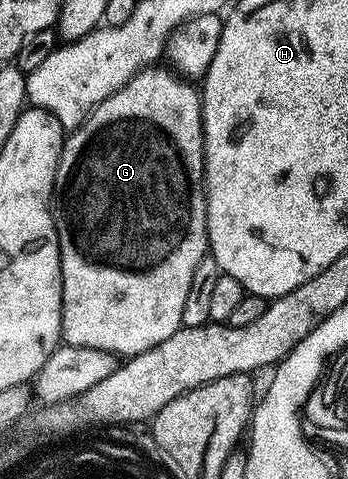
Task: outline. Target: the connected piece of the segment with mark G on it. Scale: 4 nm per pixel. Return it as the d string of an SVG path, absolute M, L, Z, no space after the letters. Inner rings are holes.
M142 69L133 78L123 84L113 95L107 96L104 106L114 107L117 111L129 111L132 107L142 107L145 112L129 111L125 119L113 115L109 127L117 131L117 139L101 147L101 135L93 131L97 123L93 117L85 119L83 126L68 132L65 144L61 147L61 156L57 162L57 172L53 182L53 228L57 231L57 240L61 250L61 333L60 338L66 344L91 349L105 350L119 357L132 357L149 351L155 345L171 339L180 331L183 317L183 301L187 301L187 289L191 289L191 277L195 277L195 268L209 251L209 230L205 220L205 137L201 129L201 96L192 82L176 77L172 72ZM85 130L93 131L85 139Z

